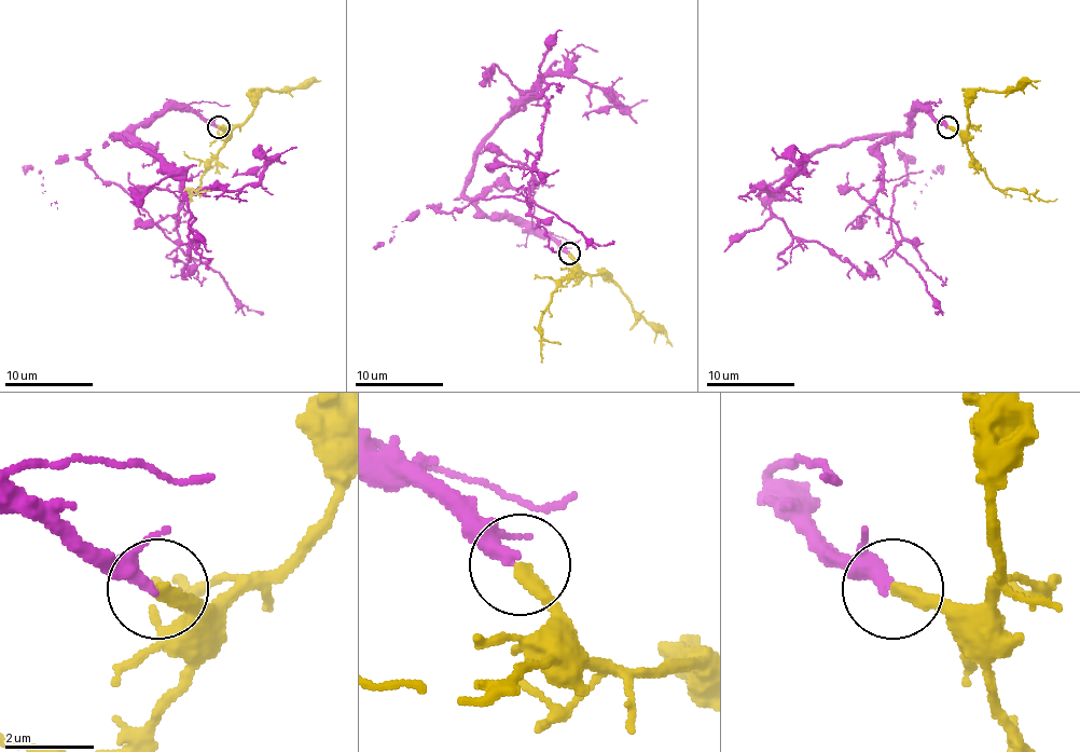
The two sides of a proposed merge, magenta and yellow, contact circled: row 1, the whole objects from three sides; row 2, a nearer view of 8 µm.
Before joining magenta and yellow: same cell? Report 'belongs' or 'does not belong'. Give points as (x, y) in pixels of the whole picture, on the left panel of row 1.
belongs

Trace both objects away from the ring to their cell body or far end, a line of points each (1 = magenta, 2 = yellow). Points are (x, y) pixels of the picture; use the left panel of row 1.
1: (219, 127), (164, 110), (126, 132), (179, 176), (175, 242), (82, 159), (42, 172), (44, 191)
2: (219, 127), (230, 130), (238, 125), (252, 112), (254, 98), (265, 90), (287, 92), (320, 81)

